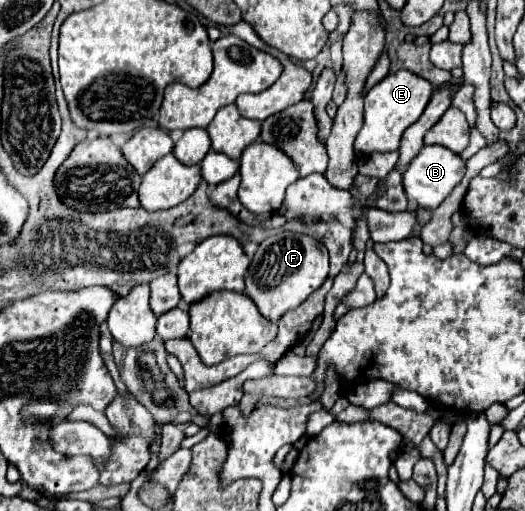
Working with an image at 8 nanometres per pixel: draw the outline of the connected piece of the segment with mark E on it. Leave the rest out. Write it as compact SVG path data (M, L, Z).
M398 70L394 74L388 74L364 98L364 124L356 136L354 152L372 154L372 152L398 150L404 130L422 116L432 92L434 92L434 86L414 72Z

